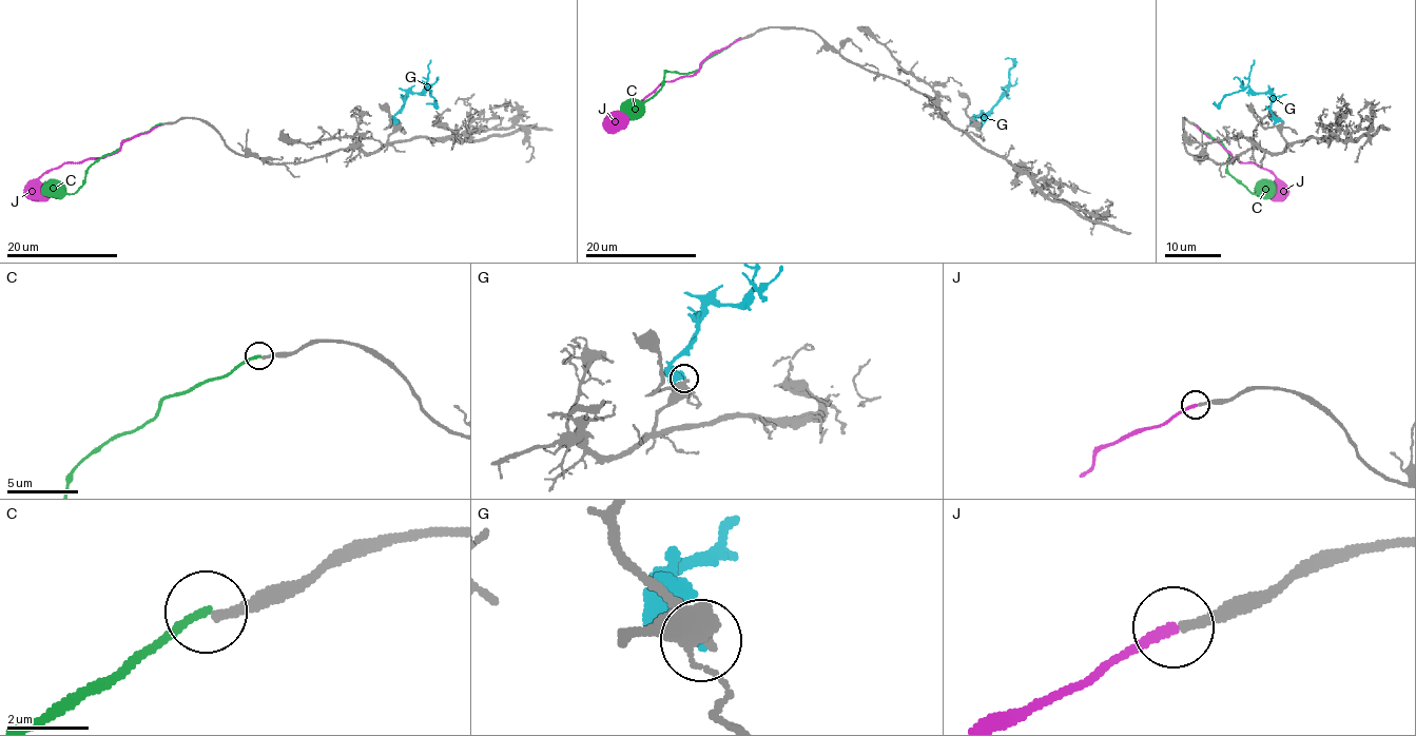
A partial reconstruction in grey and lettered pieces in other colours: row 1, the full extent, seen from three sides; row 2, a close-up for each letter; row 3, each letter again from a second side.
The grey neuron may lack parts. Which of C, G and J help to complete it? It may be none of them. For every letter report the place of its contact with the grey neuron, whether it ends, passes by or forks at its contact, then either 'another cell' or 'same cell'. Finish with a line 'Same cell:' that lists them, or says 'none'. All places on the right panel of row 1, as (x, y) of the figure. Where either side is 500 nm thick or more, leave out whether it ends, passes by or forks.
C: (1194, 123) | it ends | another cell
G: (1282, 122) | it ends | another cell
J: (1195, 124) | it ends | same cell
Same cell: J

